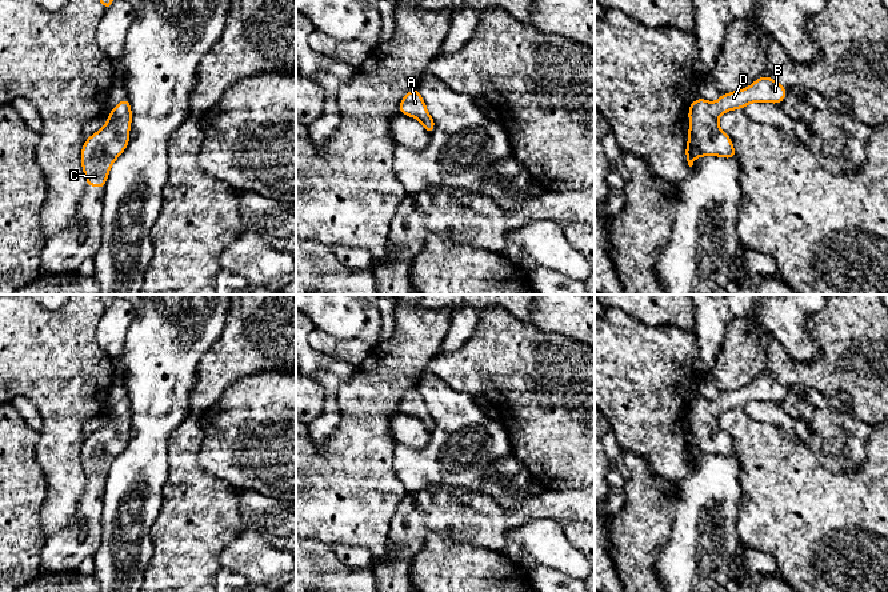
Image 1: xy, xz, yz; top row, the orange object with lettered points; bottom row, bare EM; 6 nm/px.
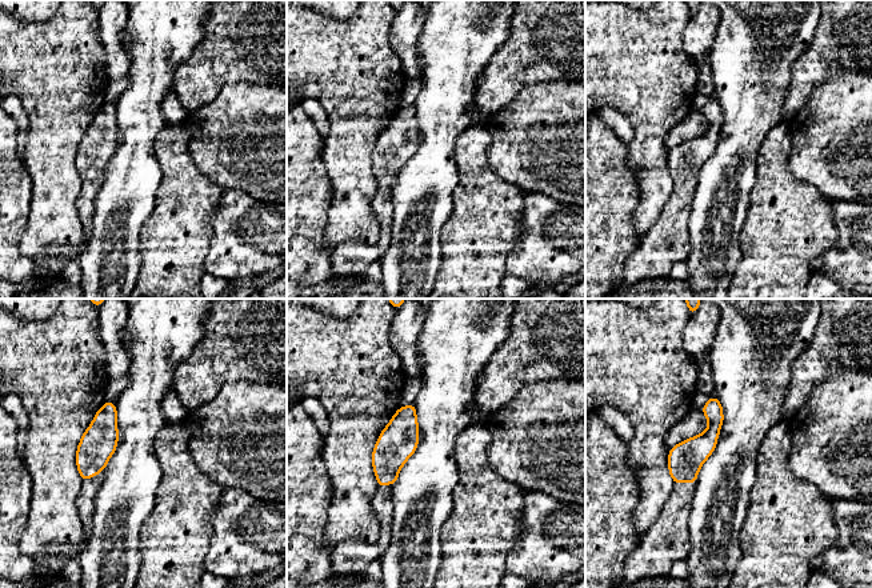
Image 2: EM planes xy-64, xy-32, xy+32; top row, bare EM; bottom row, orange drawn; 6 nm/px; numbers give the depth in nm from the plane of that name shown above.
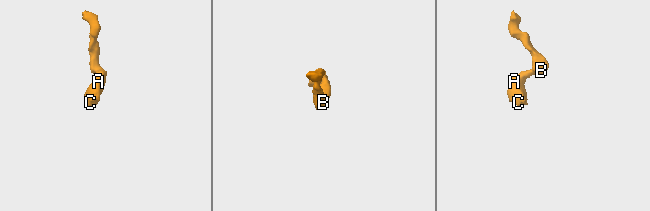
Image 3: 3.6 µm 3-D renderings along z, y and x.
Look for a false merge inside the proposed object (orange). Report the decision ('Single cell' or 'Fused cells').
Single cell

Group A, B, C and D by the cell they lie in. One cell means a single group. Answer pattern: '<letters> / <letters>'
A B C D

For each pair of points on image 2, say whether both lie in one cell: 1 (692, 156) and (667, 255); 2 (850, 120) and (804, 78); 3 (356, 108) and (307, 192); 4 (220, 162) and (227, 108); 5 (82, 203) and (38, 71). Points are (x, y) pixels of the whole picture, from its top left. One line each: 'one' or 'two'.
1: one
2: two
3: two
4: one
5: two

